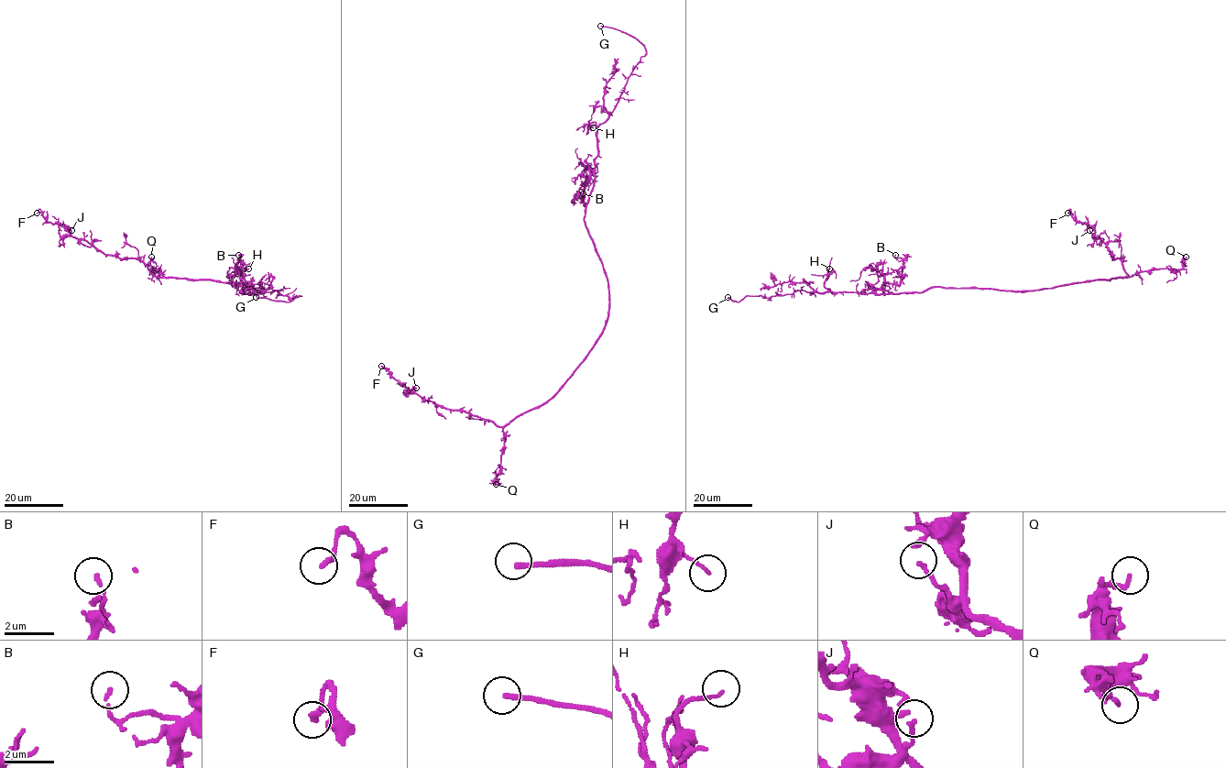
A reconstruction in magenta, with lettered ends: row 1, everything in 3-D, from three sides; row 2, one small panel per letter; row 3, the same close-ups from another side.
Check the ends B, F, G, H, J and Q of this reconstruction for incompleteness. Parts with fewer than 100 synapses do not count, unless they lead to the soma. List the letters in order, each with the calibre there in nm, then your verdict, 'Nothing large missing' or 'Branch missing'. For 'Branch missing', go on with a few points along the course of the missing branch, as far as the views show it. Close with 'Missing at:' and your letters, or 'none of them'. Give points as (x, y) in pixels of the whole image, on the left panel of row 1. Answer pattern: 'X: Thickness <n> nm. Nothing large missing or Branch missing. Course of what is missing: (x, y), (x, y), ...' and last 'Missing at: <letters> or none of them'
B: Thickness 140 nm. Nothing large missing
F: Thickness 220 nm. Nothing large missing
G: Thickness 200 nm. Branch missing. Course of what is missing: (256, 297), (248, 296), (234, 284), (226, 284), (208, 268), (208, 260)
H: Thickness 100 nm. Nothing large missing
J: Thickness 180 nm. Nothing large missing
Q: Thickness 160 nm. Nothing large missing
Missing at: G

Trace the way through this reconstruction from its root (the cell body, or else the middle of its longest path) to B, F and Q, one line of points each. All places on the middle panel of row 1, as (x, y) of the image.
B: (609, 301), (607, 278), (584, 221), (594, 174), (585, 183), (582, 202), (585, 197), (583, 193)
F: (609, 301), (603, 334), (573, 375), (547, 400), (502, 426), (424, 400), (381, 366)
Q: (609, 301), (607, 321), (603, 334), (573, 375), (550, 399), (519, 414), (503, 429), (504, 448), (496, 484)

